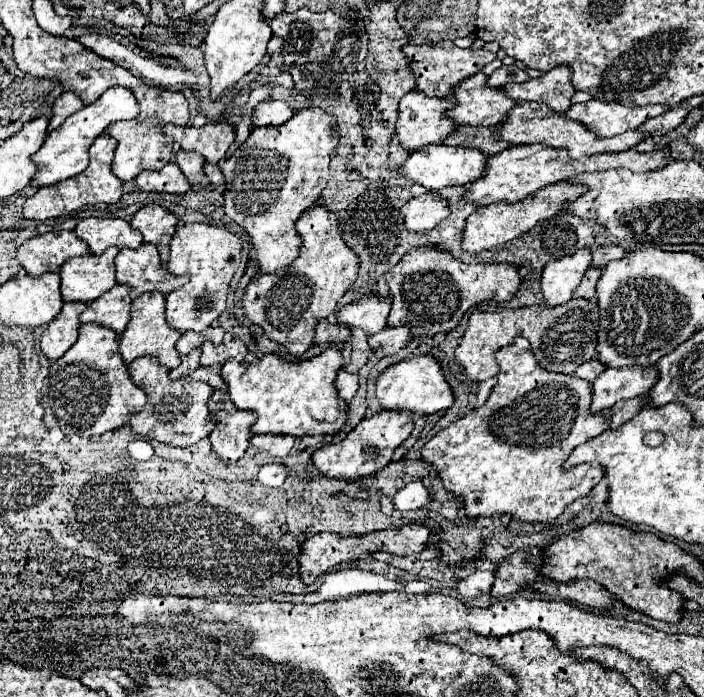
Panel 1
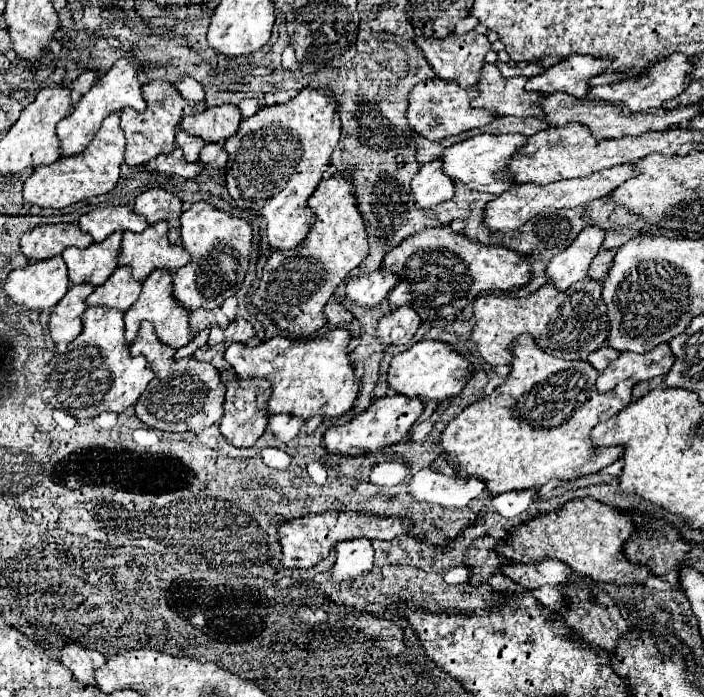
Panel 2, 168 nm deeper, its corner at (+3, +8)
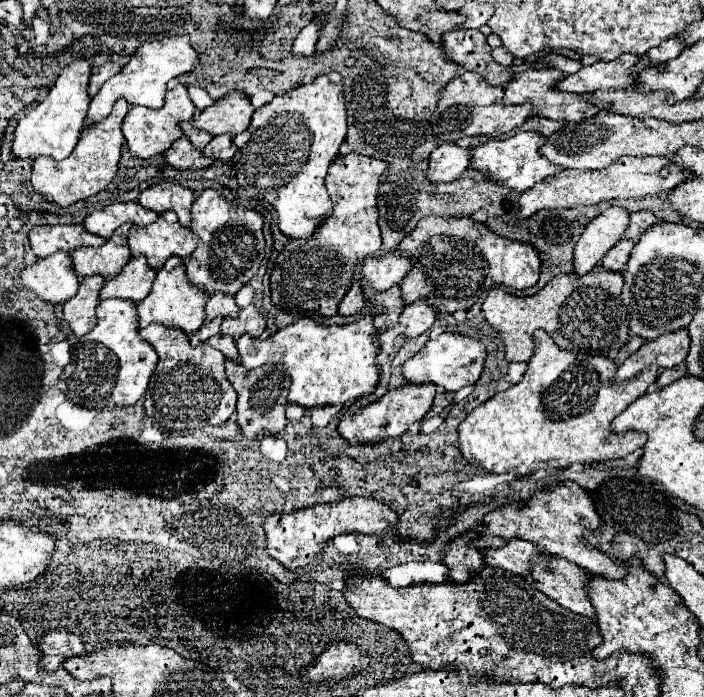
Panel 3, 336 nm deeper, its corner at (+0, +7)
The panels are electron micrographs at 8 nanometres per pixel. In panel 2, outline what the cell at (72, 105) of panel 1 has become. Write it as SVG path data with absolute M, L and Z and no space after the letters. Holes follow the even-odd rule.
M84 71L76 81L72 81L72 85L70 85L70 101L72 101L72 105L76 105L78 101L80 101L80 97L84 95L84 93L88 93L88 89L94 85L94 81L96 81L96 73L92 73L92 71Z

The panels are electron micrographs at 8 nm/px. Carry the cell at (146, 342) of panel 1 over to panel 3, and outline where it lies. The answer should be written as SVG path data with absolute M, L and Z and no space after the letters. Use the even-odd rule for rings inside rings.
M171 256L165 262L165 266L157 272L157 278L153 282L149 296L137 304L139 326L145 328L145 326L157 322L157 324L181 328L187 334L195 334L201 328L201 324L205 322L207 300L209 300L209 296L205 296L205 292L201 292L199 288L193 288L193 284L189 284L189 280L185 280L185 260L181 260L179 256Z

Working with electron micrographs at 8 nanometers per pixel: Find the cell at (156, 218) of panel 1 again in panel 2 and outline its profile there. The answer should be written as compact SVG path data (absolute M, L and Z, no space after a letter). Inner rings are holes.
M150 189L146 193L142 193L140 197L136 197L134 203L134 213L136 215L144 215L148 225L154 225L158 221L168 221L170 229L168 229L168 239L170 243L176 243L180 237L180 213L182 213L182 201L164 191L164 189Z

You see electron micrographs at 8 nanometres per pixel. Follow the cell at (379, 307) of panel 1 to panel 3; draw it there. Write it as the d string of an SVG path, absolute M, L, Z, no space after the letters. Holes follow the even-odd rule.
M389 252L385 256L373 256L365 260L363 282L369 284L373 290L383 292L399 284L409 270L411 270L411 260L405 254Z

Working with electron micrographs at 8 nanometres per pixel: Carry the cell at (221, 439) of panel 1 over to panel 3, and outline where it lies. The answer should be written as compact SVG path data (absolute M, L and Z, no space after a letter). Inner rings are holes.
M231 360L225 362L227 378L233 384L233 388L239 394L237 400L237 424L241 426L245 438L255 438L261 432L277 434L285 428L285 408L287 408L287 392L289 392L289 374L285 372L283 364L265 364L255 370L247 370L241 364L235 364Z

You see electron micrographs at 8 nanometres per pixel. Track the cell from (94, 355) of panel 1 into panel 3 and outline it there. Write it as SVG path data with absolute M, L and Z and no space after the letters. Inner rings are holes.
M119 298L101 300L97 306L97 320L97 326L73 346L73 370L65 376L65 388L69 388L73 400L81 400L81 404L89 404L89 408L131 406L149 386L149 378L159 360L157 352L139 336L135 302ZM131 390L135 390L133 396Z

